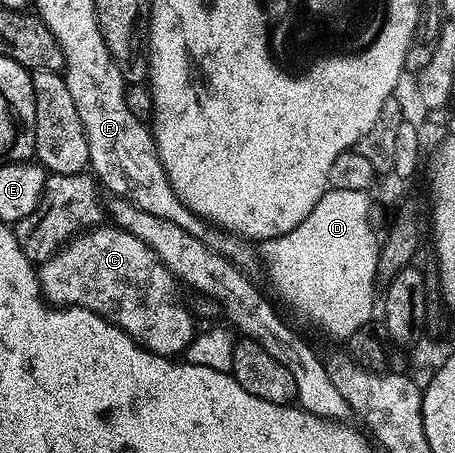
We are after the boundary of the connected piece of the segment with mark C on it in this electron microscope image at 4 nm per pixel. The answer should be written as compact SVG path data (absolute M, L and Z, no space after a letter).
M112 223L94 227L74 237L54 257L40 262L39 276L41 293L50 305L74 305L87 311L95 311L95 315L107 319L112 325L118 325L124 333L131 335L133 341L160 357L173 359L184 354L194 339L193 313L181 302L182 286L178 279L161 262L159 255L155 255L155 251L151 251L151 247L143 243L143 239L135 239L135 235L117 228Z

